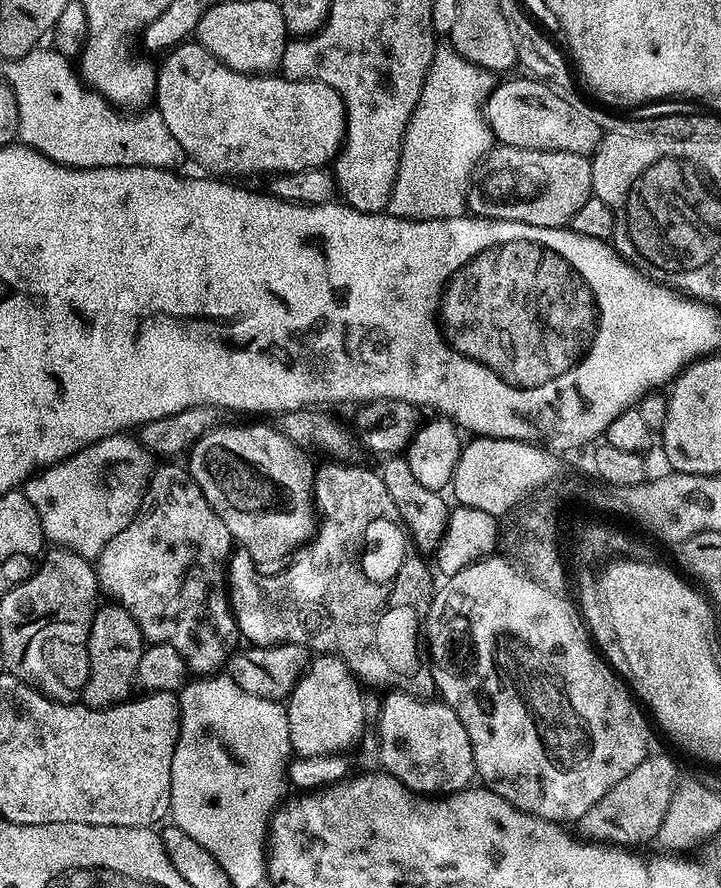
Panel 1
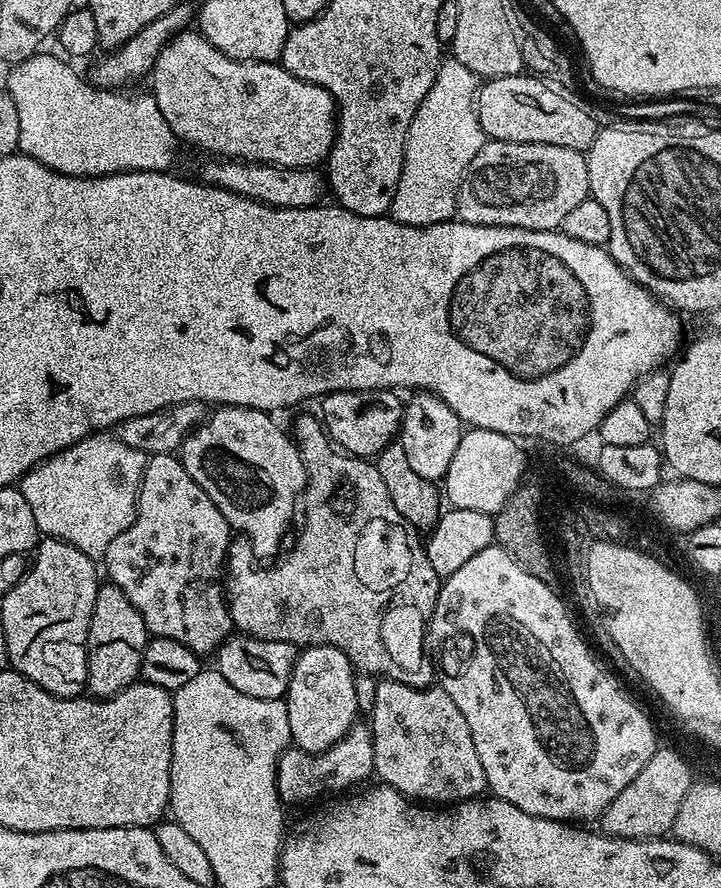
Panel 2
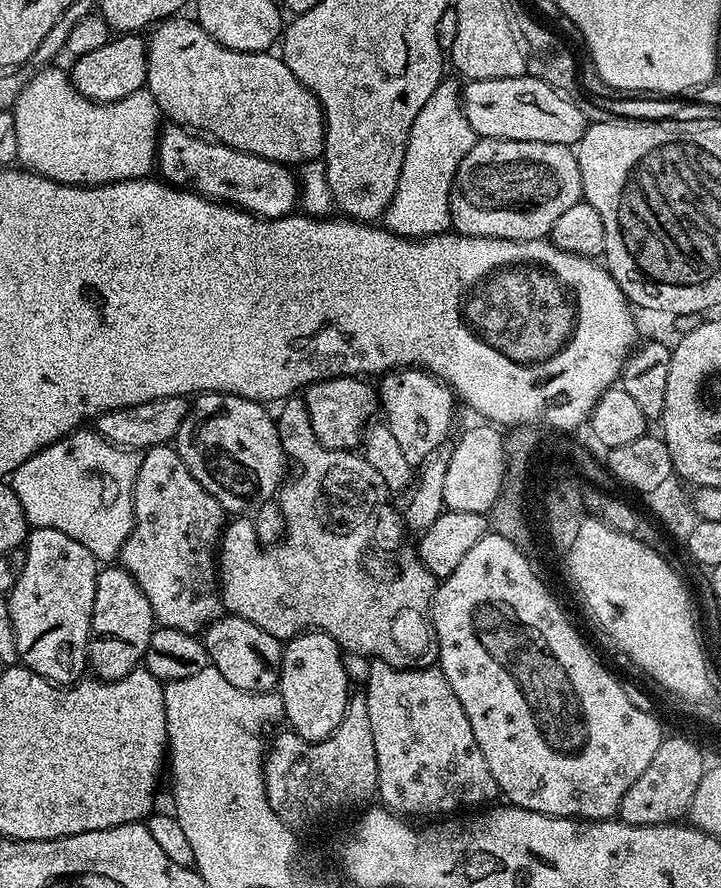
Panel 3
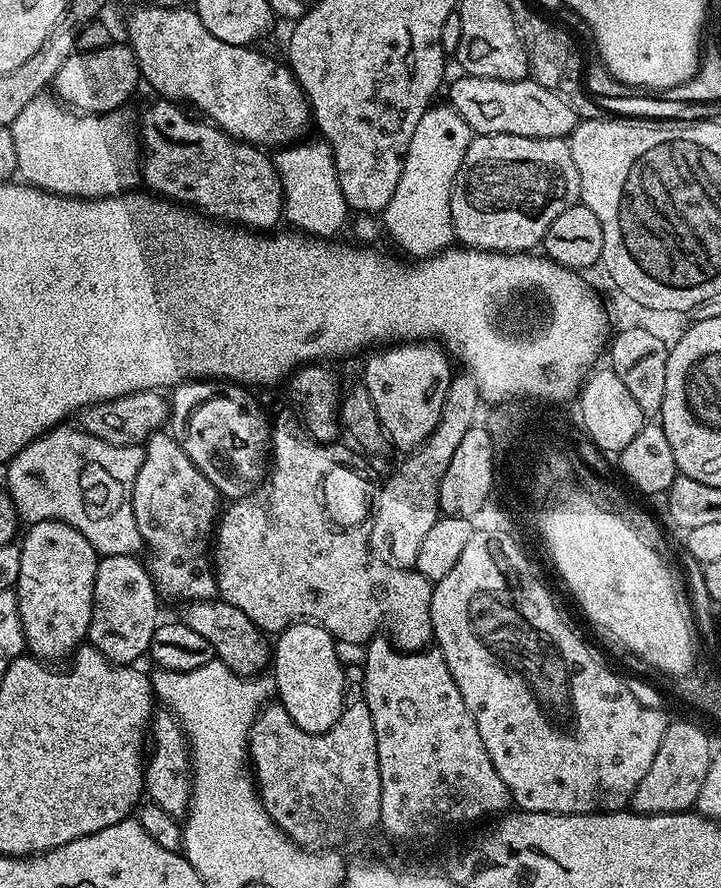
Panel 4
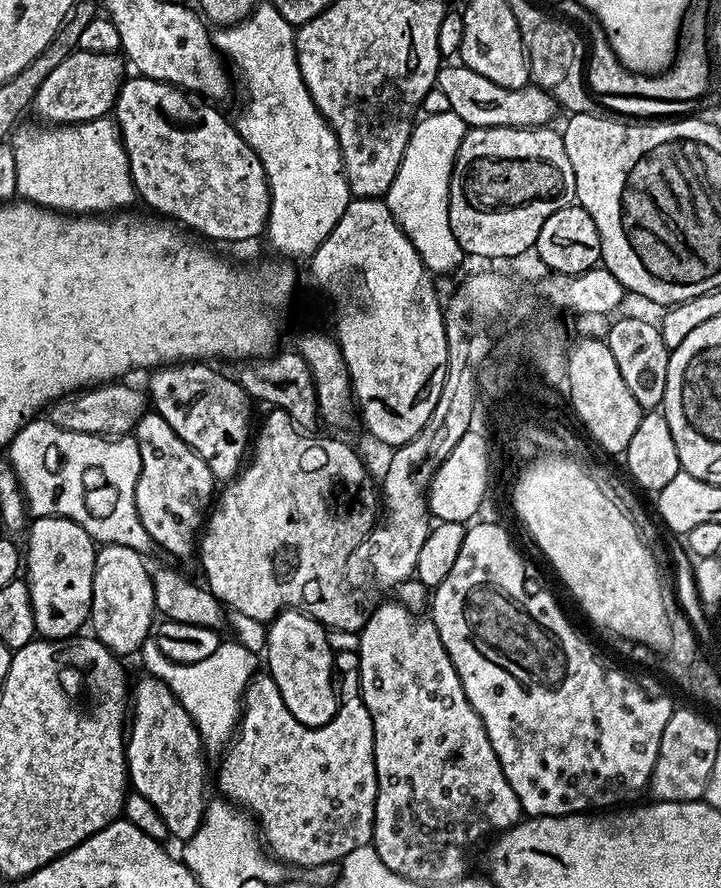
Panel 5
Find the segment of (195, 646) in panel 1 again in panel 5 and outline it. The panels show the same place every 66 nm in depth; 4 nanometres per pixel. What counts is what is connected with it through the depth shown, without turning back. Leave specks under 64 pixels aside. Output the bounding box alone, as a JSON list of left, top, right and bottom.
[134,410,214,556]

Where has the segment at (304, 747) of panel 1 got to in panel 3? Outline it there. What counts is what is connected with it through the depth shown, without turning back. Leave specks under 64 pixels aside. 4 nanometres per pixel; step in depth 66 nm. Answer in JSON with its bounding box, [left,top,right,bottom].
[278,632,350,740]

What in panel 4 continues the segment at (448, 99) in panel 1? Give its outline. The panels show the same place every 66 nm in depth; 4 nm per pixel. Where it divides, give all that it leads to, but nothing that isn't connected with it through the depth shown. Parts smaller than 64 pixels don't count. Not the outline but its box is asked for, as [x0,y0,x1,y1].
[382,103,474,258]

